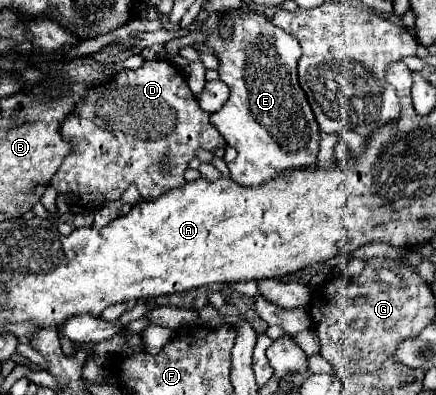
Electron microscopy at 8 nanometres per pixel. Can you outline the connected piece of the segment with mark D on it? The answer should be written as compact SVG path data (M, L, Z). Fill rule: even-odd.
M147 59L139 69L123 71L107 83L91 87L85 97L79 99L79 105L73 107L71 115L63 119L61 135L73 149L49 185L55 187L59 195L75 195L83 207L99 207L103 201L117 201L131 185L137 187L141 201L153 201L187 183L183 175L199 147L209 151L227 147L225 139L209 123L209 113L199 109L197 99L187 87L185 75L165 59Z

